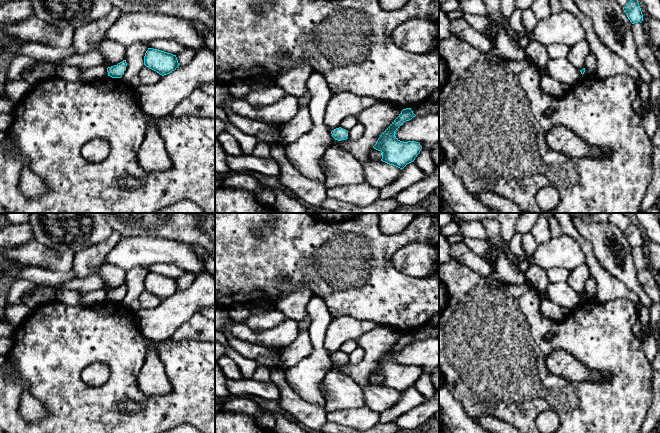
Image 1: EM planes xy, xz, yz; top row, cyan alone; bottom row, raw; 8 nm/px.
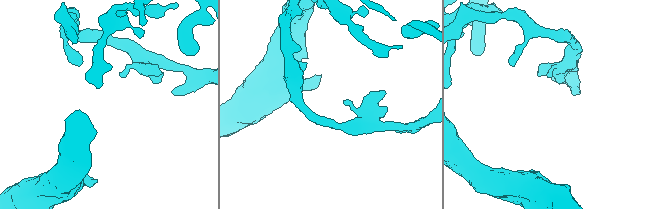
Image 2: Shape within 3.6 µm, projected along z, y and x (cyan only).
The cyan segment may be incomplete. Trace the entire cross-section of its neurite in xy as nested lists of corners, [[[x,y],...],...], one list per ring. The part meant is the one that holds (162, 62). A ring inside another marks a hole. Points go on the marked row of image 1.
[[[148,48],[144,56],[144,65],[164,76],[174,71],[179,63],[176,55]]]

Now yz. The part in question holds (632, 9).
[[[630,0],[626,6],[623,7],[623,10],[632,24],[643,21],[643,14],[638,0]]]

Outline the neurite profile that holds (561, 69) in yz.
[[[567,58],[549,59],[544,68],[538,68],[541,75],[547,74],[552,78],[567,85],[569,88],[574,86],[582,76],[595,76],[595,72],[585,69],[582,75]]]

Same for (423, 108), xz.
[[[429,100],[421,102],[414,107],[411,108],[413,113],[416,116],[422,116],[430,113],[437,113],[439,114],[439,106],[433,103],[430,103]]]

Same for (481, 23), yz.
[[[463,13],[463,18],[469,25],[471,25],[474,29],[476,29],[479,33],[481,33],[488,39],[490,39],[492,35],[497,36],[502,32],[500,26],[492,29],[490,27],[490,20],[486,16]]]

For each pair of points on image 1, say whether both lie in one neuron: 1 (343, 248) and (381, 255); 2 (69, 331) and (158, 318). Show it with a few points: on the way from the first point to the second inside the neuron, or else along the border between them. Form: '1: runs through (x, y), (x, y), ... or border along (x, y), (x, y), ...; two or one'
1: runs through (352, 255), (372, 255); one
2: border along (134, 313), (139, 330), (151, 340); two

